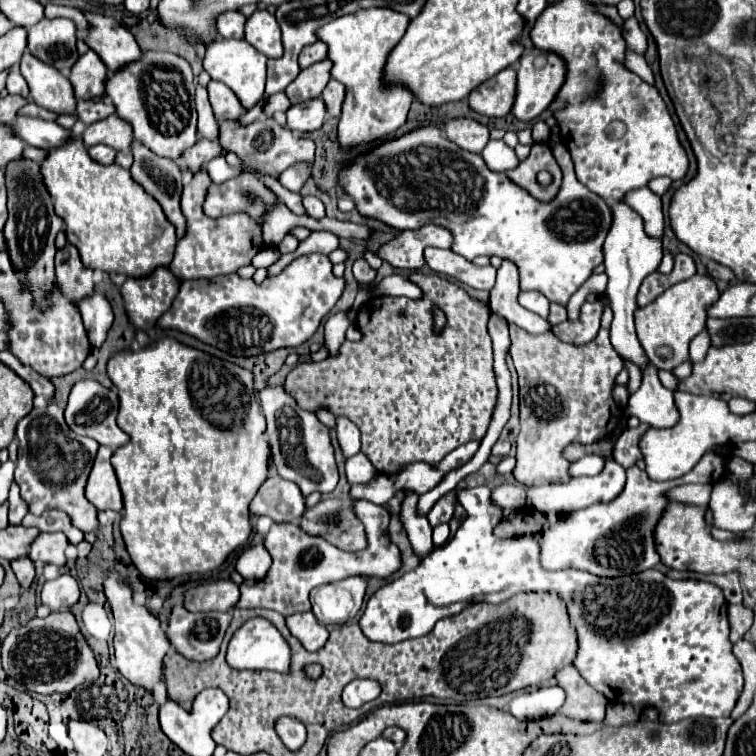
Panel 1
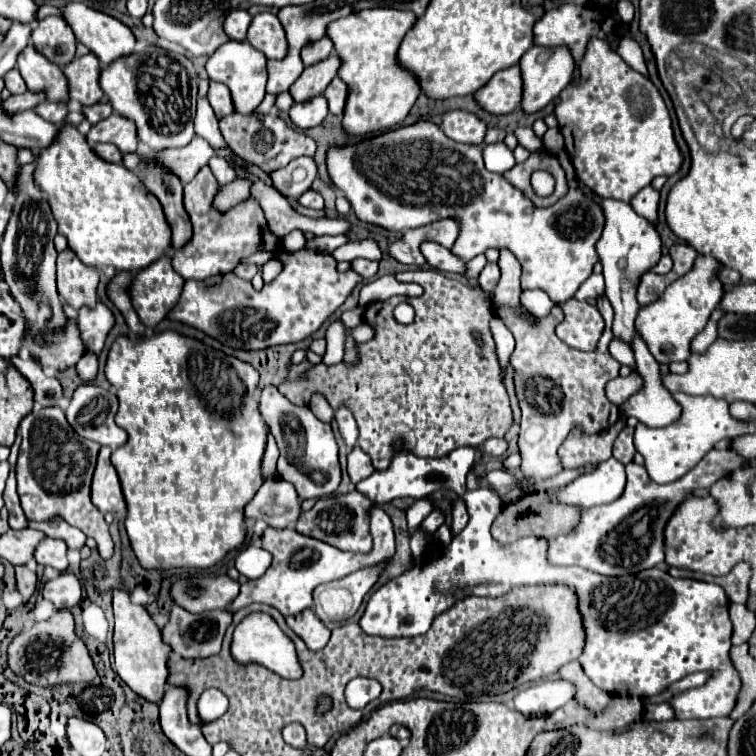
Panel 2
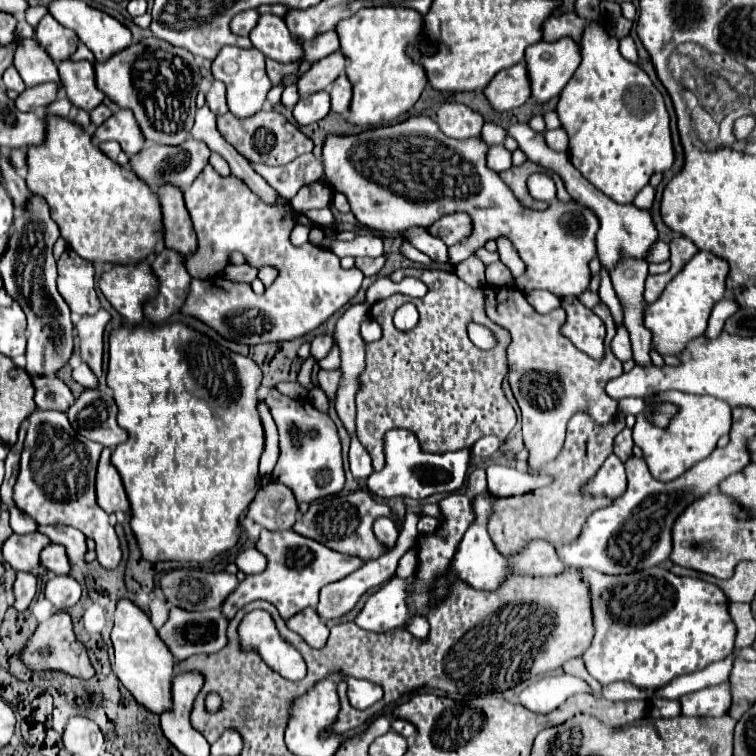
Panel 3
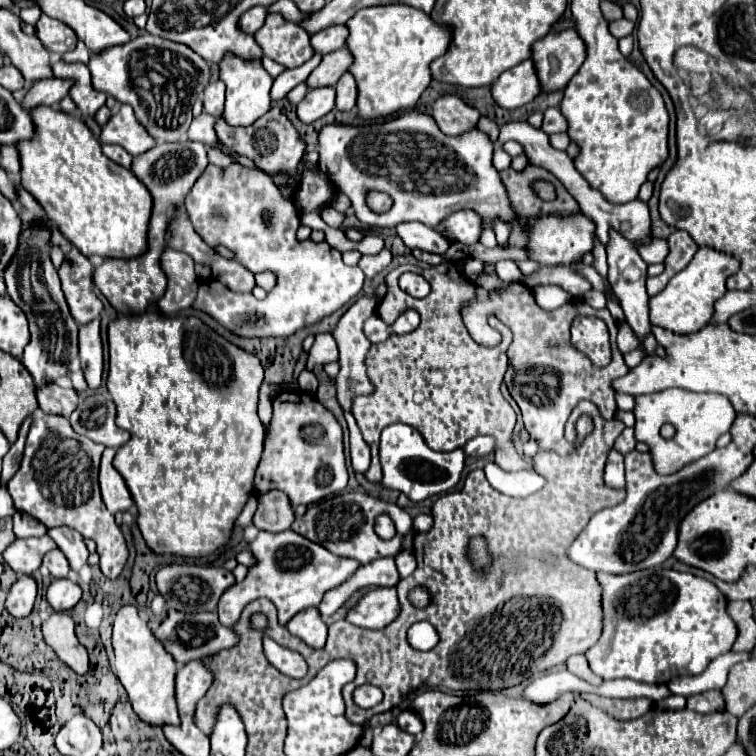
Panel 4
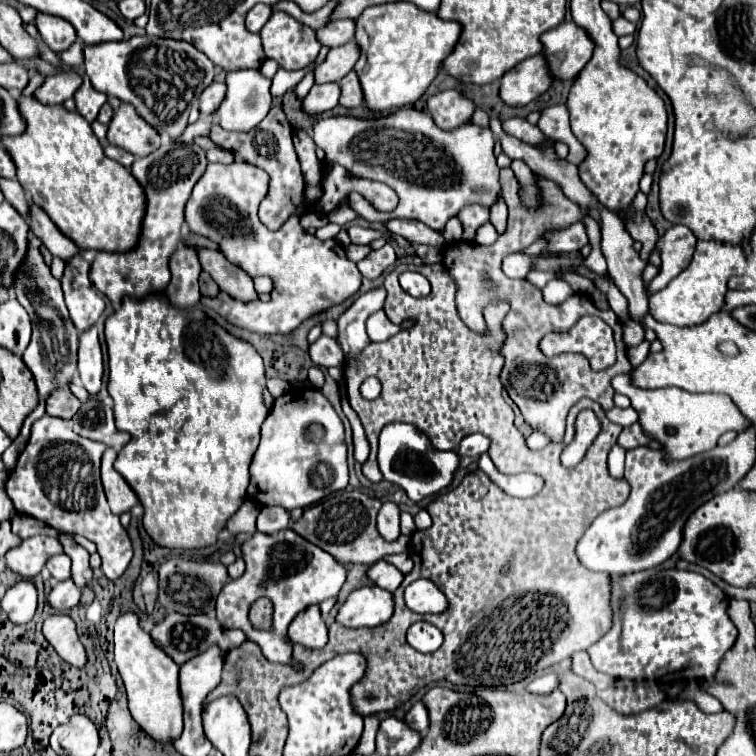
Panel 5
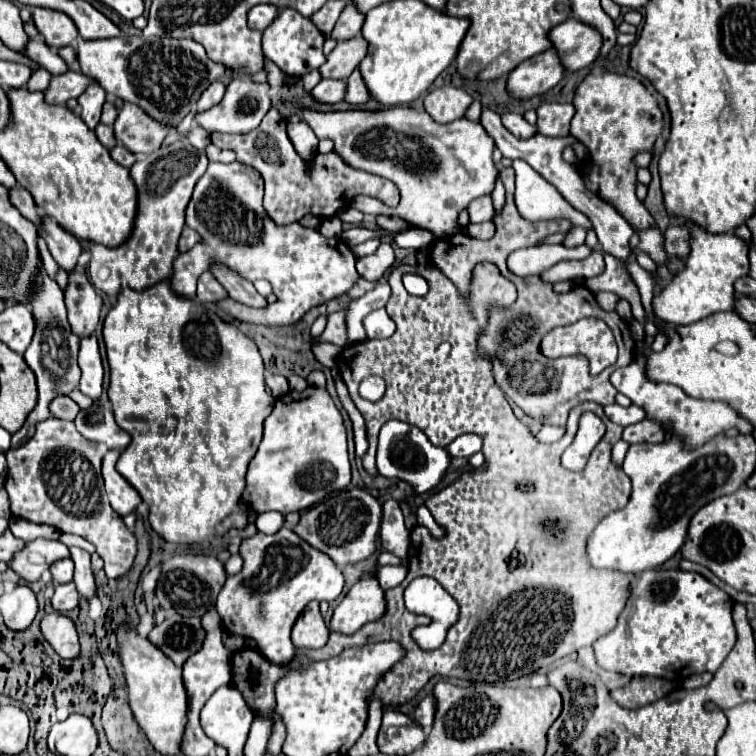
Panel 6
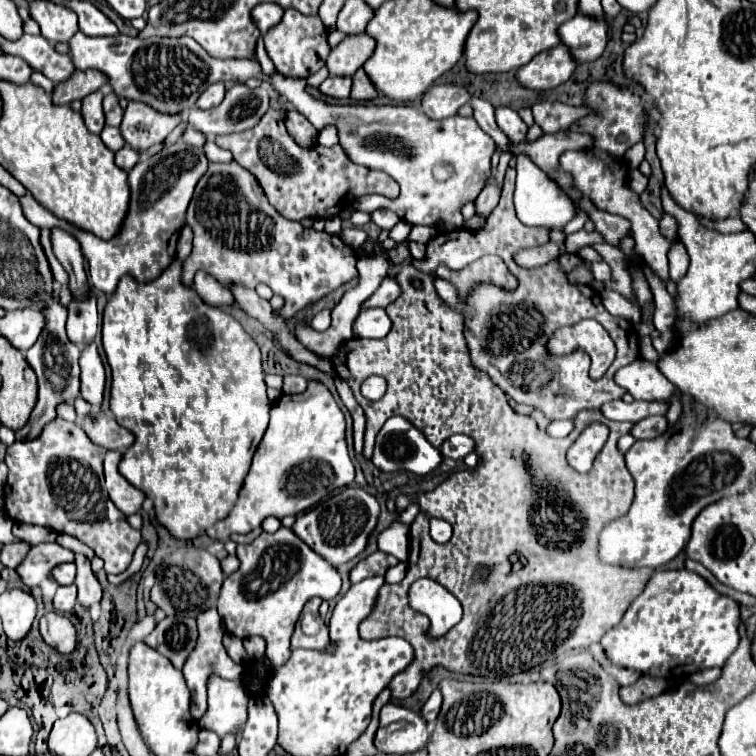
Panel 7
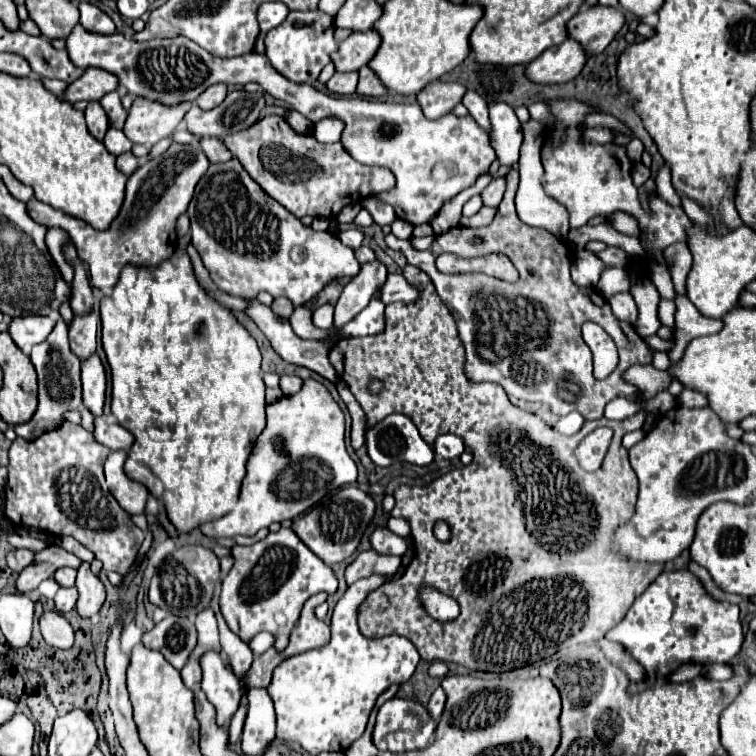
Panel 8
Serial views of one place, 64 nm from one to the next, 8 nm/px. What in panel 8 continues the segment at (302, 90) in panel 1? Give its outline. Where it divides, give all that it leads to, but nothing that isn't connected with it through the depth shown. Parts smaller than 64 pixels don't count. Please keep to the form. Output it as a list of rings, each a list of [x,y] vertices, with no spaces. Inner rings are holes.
[[[376,30],[352,32],[344,42],[340,42],[340,48],[332,54],[332,62],[336,64],[336,70],[348,72],[366,66],[380,48],[380,40],[382,38]]]

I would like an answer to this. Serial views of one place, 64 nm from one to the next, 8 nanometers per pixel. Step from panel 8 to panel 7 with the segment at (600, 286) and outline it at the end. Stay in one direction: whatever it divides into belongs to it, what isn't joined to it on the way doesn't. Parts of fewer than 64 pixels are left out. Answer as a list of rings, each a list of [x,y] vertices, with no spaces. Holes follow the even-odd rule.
[[[588,262],[587,264],[590,270],[594,272],[596,280],[600,280],[600,282],[608,282],[610,280],[612,270],[610,270],[610,266],[606,262]]]

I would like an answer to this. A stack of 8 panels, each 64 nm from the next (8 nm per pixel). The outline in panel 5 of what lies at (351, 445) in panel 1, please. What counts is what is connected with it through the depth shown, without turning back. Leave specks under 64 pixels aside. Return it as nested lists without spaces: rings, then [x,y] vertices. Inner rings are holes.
[[[376,288],[370,290],[366,294],[362,294],[340,318],[338,318],[338,326],[340,326],[340,336],[338,336],[338,344],[344,350],[344,356],[356,356],[360,354],[360,350],[366,346],[366,342],[370,342],[368,334],[366,334],[366,318],[380,310],[384,306],[386,300],[386,290],[384,288]],[[366,378],[360,386],[360,392],[367,392],[367,398],[371,398],[371,400],[377,398],[381,390],[382,384],[380,384],[380,380],[376,380],[376,378]]]

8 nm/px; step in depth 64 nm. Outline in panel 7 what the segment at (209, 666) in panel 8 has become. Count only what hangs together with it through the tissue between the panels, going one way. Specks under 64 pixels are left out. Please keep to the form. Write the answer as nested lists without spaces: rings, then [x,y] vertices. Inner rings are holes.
[[[210,674],[206,686],[208,686],[208,712],[200,720],[200,726],[214,730],[218,736],[224,736],[228,732],[240,734],[246,722],[246,706],[248,706],[248,694],[242,682]]]

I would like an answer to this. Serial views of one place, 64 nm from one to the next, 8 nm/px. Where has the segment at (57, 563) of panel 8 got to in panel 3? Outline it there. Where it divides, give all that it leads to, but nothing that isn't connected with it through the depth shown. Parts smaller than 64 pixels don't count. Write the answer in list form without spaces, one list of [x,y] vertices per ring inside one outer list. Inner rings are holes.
[[[12,534],[4,546],[2,554],[4,560],[16,570],[16,572],[32,572],[40,562],[40,552],[50,544],[50,538],[44,538],[44,534]]]

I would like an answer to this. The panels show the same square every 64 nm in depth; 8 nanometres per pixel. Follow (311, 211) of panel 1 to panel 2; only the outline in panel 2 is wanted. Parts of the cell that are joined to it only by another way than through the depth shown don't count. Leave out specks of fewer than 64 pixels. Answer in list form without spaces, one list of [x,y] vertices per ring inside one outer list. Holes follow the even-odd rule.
[[[306,190],[302,196],[298,196],[298,204],[300,206],[310,206],[314,210],[322,210],[324,208],[324,198],[320,196],[320,192]]]

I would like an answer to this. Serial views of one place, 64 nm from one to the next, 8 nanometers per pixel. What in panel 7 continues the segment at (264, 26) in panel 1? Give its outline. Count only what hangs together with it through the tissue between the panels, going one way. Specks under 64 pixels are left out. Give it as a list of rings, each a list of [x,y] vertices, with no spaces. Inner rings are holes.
[[[286,10],[282,22],[264,34],[264,44],[276,70],[288,78],[308,78],[316,74],[330,54],[328,30],[320,16],[304,16],[298,10]]]

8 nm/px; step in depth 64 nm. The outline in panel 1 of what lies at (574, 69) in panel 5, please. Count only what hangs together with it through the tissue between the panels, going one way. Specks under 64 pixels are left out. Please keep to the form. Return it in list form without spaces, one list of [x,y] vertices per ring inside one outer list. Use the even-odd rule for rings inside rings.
[[[538,48],[524,52],[522,58],[518,60],[518,92],[516,92],[516,102],[514,102],[512,114],[524,122],[534,120],[556,98],[556,94],[560,92],[560,88],[564,84],[564,76],[566,76],[566,62],[558,54],[550,54],[550,52],[538,50]]]

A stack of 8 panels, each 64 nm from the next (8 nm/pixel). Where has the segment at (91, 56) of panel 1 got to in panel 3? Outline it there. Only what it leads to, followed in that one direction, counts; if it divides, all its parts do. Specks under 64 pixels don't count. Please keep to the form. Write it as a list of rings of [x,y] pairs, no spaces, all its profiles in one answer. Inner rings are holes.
[[[62,60],[62,62],[58,62],[58,74],[60,74],[60,82],[62,82],[70,102],[78,108],[90,112],[98,104],[102,104],[102,100],[106,98],[104,92],[100,92],[94,84],[92,62]]]

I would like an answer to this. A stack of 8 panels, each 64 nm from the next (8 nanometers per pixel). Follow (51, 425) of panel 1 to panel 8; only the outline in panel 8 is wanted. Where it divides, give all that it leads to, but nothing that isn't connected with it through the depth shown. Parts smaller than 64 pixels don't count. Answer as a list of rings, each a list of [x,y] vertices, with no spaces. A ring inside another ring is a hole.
[[[62,422],[60,428],[44,432],[36,440],[16,438],[10,446],[10,464],[8,464],[8,482],[6,482],[6,508],[4,514],[18,528],[36,528],[54,536],[72,536],[82,546],[92,550],[96,558],[104,564],[104,570],[114,570],[126,574],[140,550],[144,532],[132,522],[130,514],[120,508],[116,498],[110,494],[104,480],[104,462],[110,454],[110,448],[98,444],[90,432],[72,422]]]

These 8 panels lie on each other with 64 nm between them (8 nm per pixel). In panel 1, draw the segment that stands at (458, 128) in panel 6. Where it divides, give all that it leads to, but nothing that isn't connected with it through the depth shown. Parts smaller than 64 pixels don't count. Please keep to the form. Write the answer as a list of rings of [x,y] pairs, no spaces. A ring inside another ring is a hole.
[[[436,126],[416,128],[400,138],[386,140],[368,152],[362,152],[352,158],[350,164],[342,166],[338,172],[338,184],[344,192],[354,200],[356,210],[364,218],[380,220],[396,230],[412,230],[424,224],[436,222],[438,226],[448,226],[454,234],[452,250],[468,260],[476,256],[500,256],[512,260],[520,270],[520,290],[538,290],[550,302],[558,302],[562,306],[568,304],[570,296],[590,278],[592,270],[604,262],[600,246],[608,234],[608,226],[612,224],[610,206],[600,200],[600,196],[588,192],[580,186],[574,170],[572,158],[564,144],[552,148],[556,162],[562,168],[562,188],[560,194],[552,202],[536,202],[526,190],[520,190],[506,174],[492,172],[484,164],[480,154],[462,150],[454,142],[448,142],[444,132]]]

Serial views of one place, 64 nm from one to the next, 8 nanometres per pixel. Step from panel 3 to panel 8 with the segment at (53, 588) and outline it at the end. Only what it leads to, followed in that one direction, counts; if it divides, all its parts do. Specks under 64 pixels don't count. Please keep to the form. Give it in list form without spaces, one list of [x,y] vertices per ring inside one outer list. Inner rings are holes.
[[[72,586],[72,588],[60,588],[54,602],[56,602],[56,610],[58,612],[70,612],[74,606],[76,606],[76,600],[78,600],[78,590]]]

